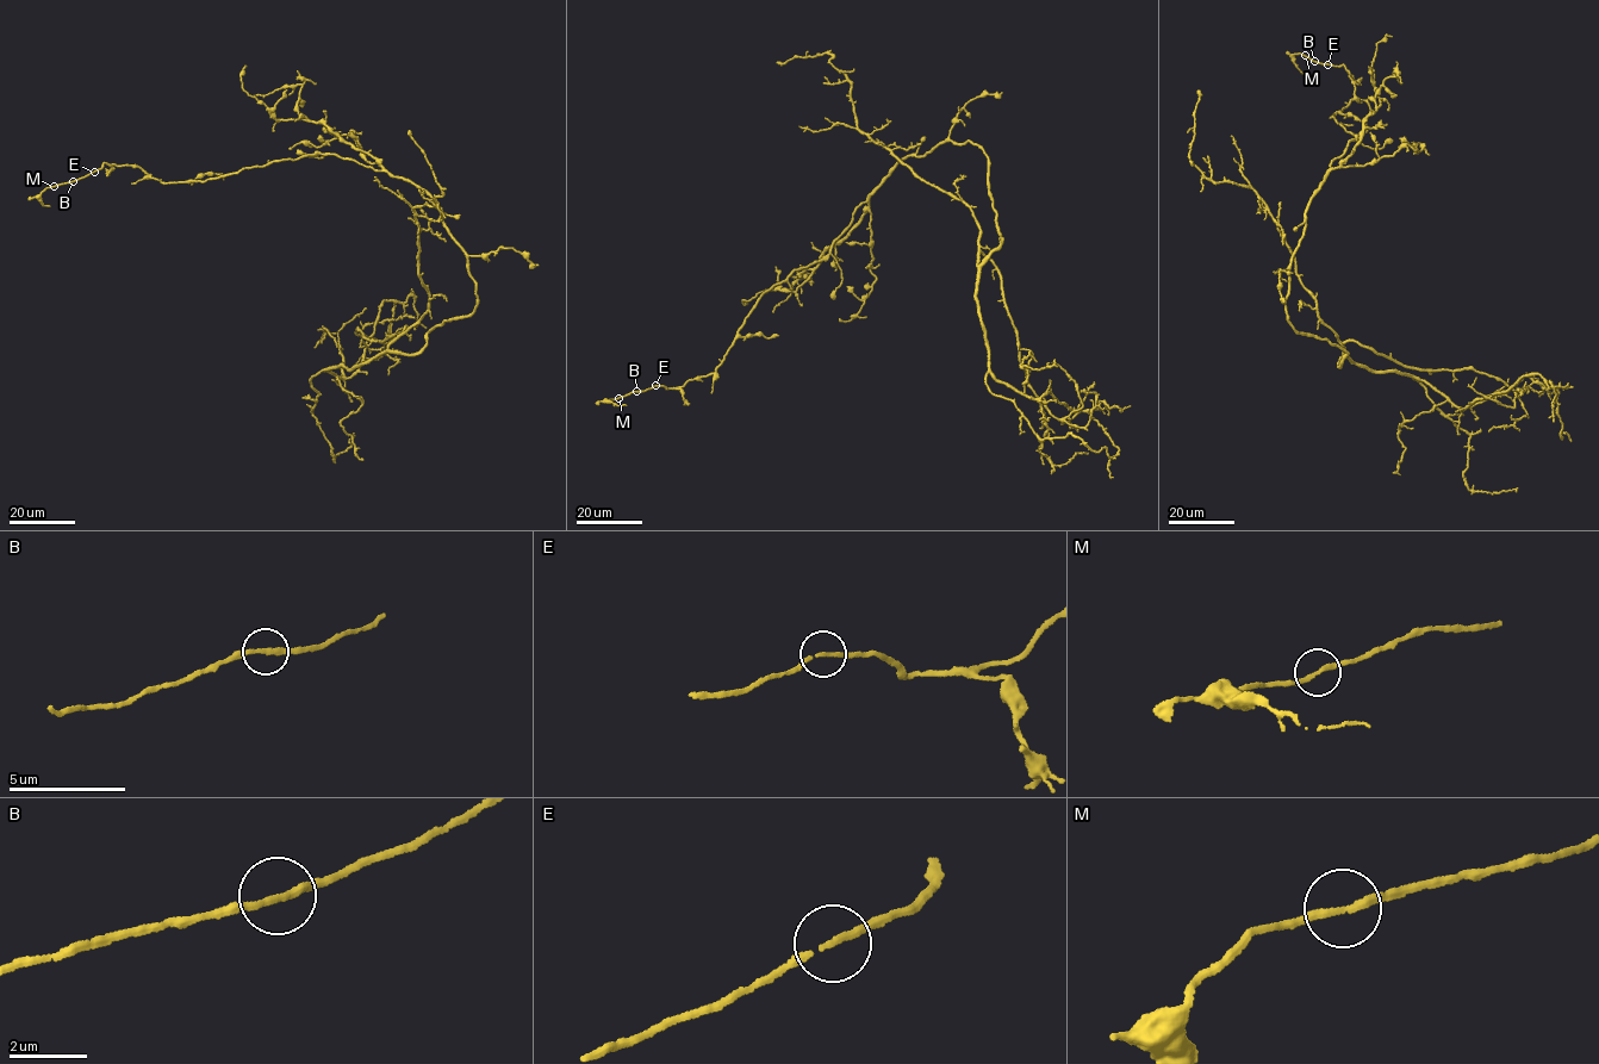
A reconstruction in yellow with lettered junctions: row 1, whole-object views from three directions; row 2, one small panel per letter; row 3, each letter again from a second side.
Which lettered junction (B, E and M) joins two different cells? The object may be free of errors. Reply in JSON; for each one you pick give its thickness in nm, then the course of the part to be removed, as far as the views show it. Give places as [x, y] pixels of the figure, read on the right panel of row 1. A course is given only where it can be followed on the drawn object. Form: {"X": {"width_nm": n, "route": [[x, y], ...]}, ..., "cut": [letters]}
{"cut": []}

